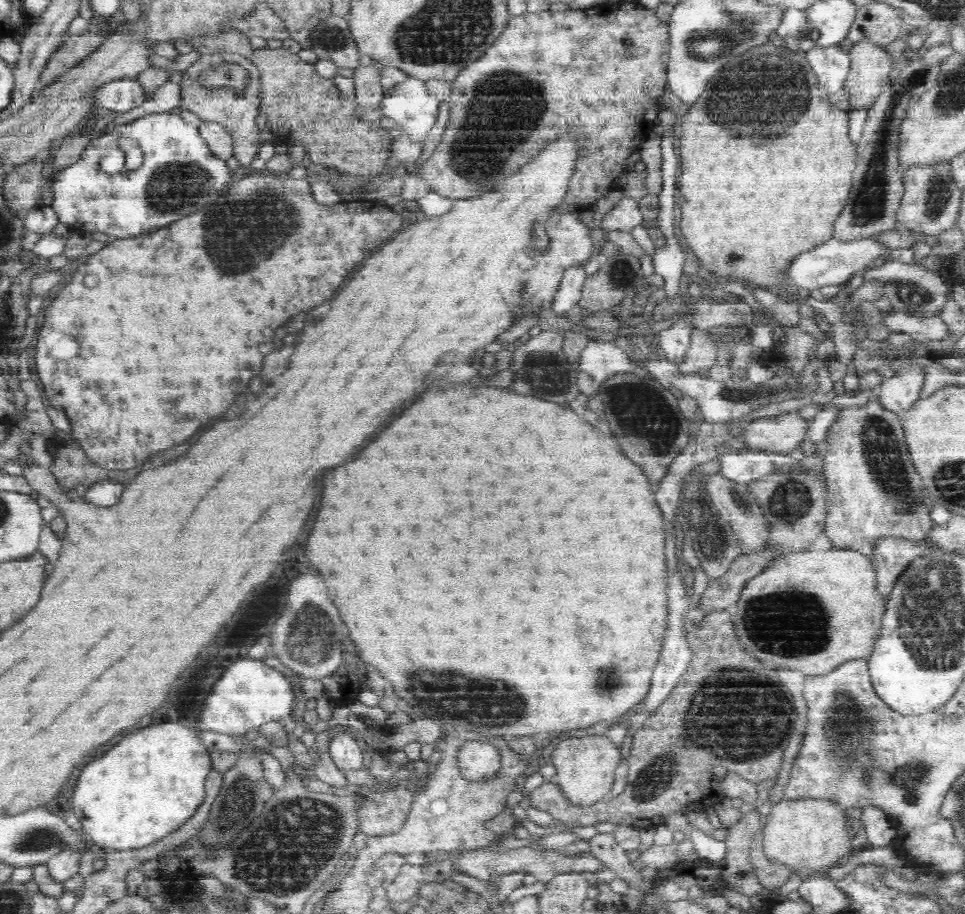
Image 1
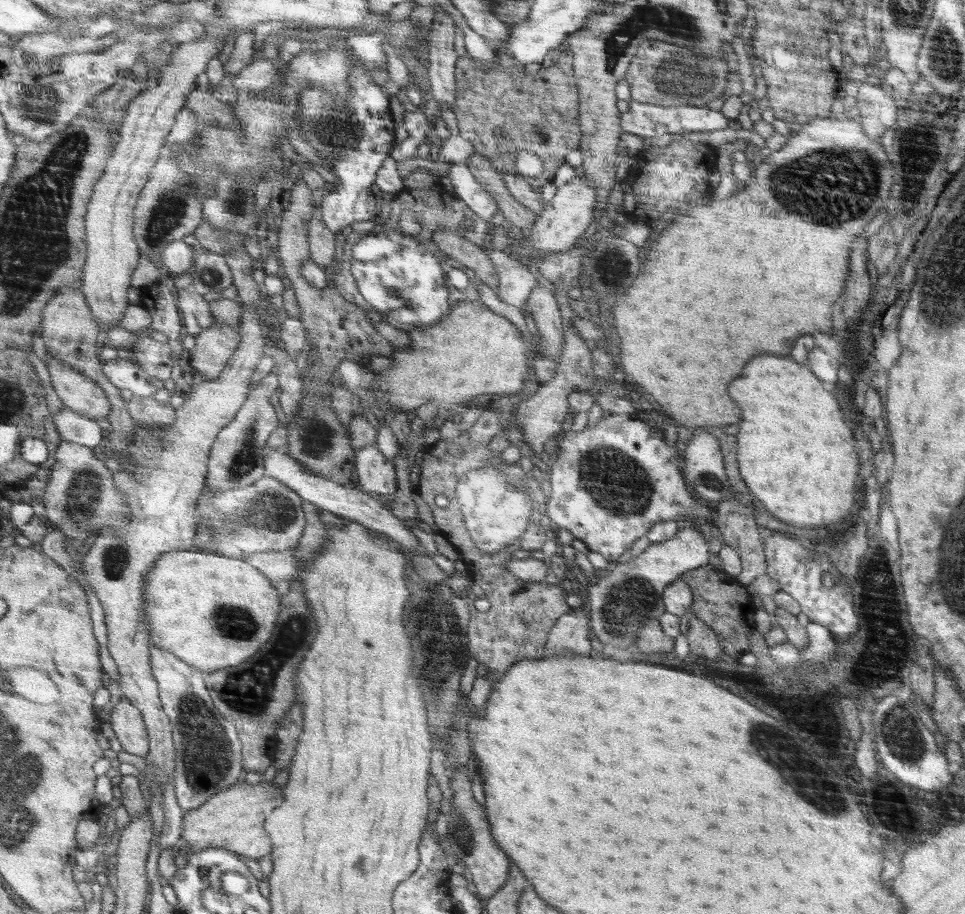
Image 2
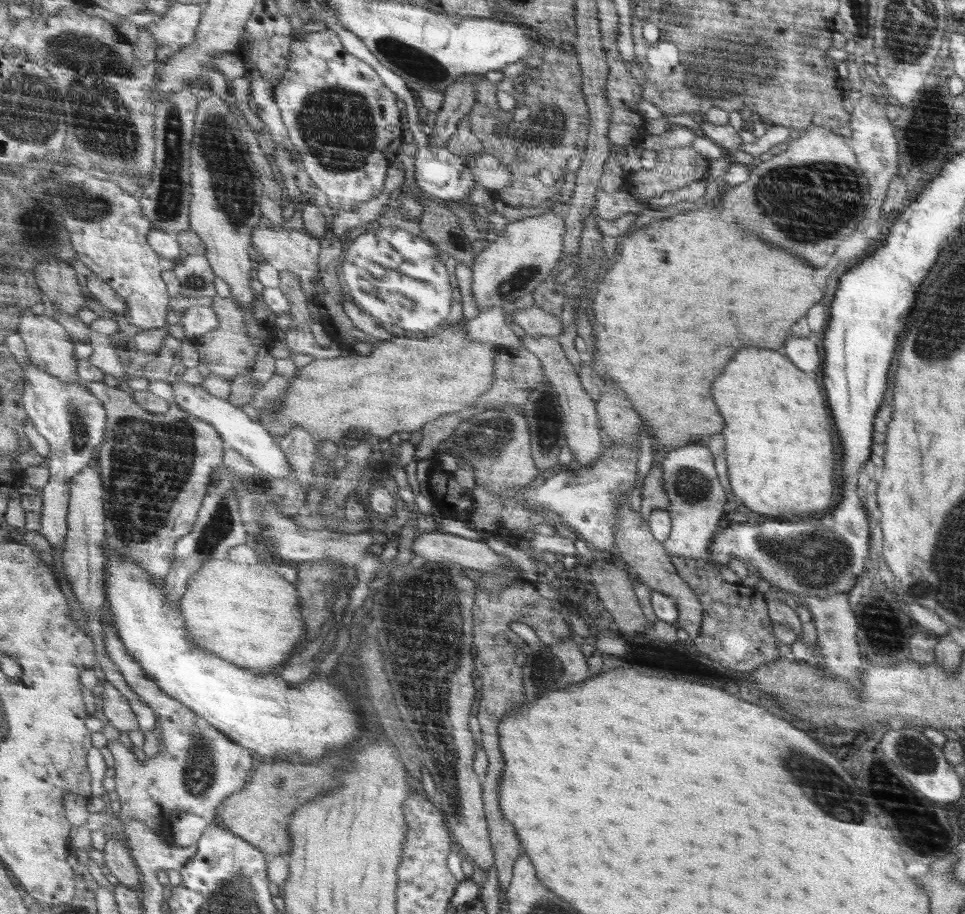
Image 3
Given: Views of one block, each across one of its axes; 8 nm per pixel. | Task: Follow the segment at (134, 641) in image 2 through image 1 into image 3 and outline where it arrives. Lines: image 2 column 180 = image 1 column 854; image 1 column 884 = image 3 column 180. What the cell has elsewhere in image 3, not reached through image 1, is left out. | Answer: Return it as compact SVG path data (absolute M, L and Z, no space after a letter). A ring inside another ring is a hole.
M104 381L89 382L88 385L109 412L105 442L97 461L106 484L108 550L121 557L136 559L150 573L153 583L158 588L165 588L178 541L196 529L202 505L209 494L210 476L224 463L227 449L224 449L223 436L213 424L193 416L175 401L168 412L160 414L150 412L136 402L132 392L123 385L110 387Z

